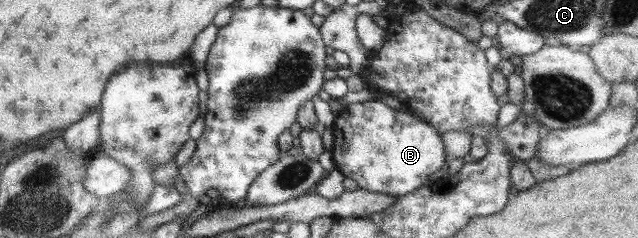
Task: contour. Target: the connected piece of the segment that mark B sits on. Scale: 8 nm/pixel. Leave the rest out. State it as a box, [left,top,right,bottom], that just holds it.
[331,99,445,197]

